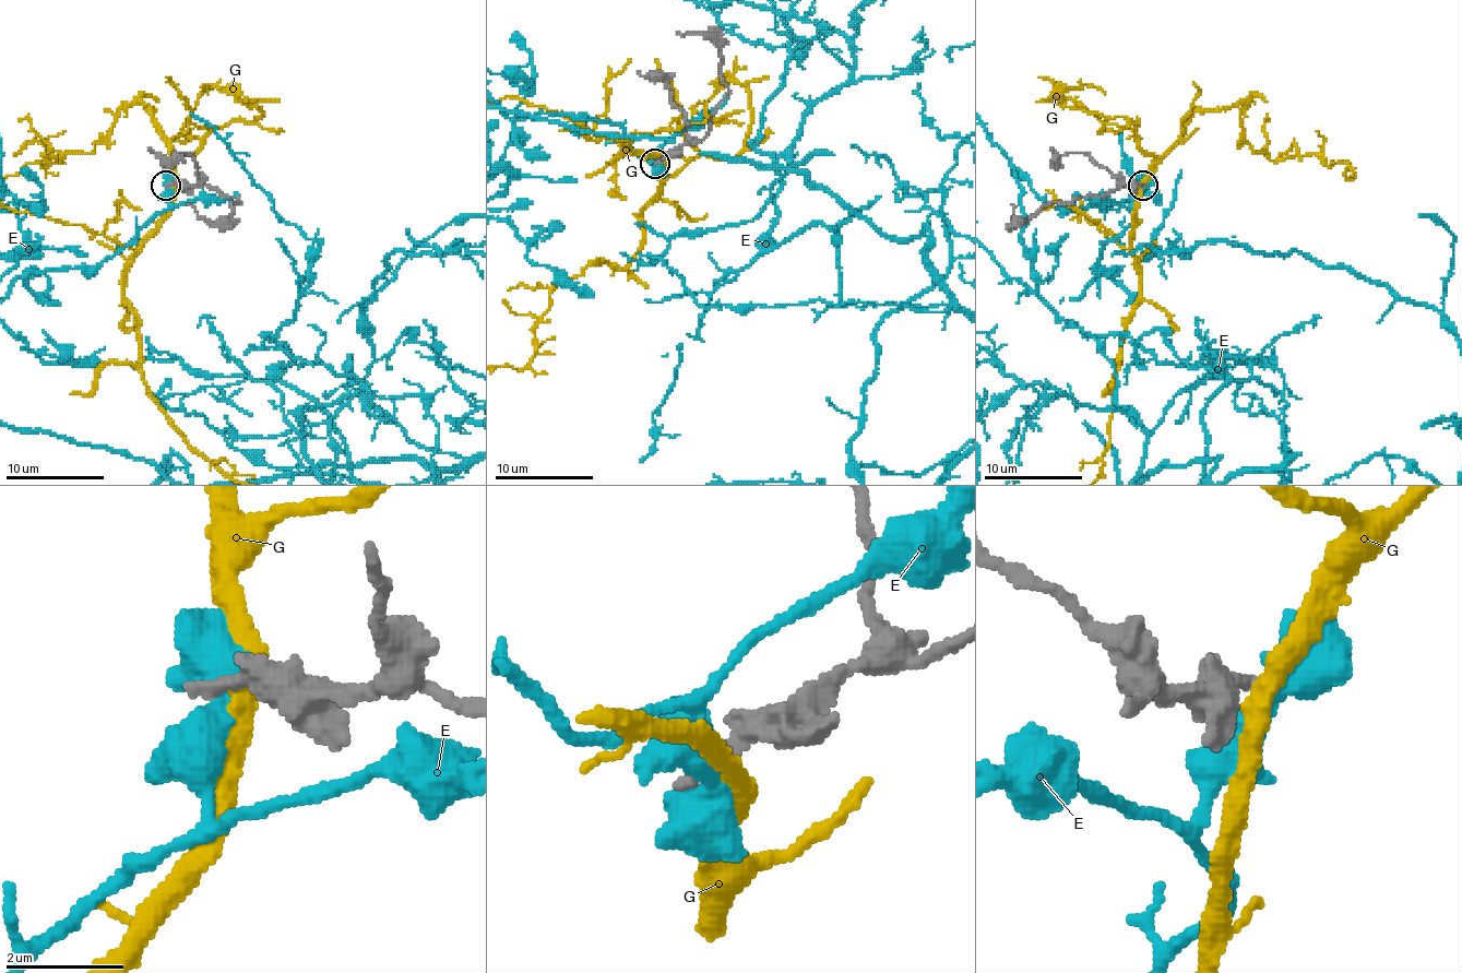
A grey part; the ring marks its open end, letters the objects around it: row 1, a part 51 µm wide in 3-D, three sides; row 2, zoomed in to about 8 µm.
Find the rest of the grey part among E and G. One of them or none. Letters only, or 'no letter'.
no letter

